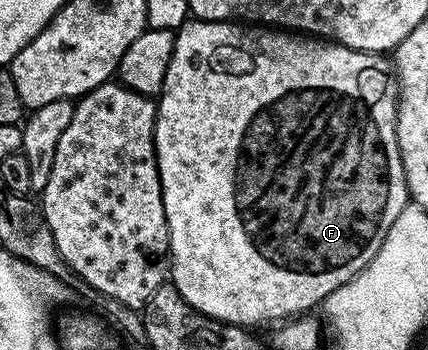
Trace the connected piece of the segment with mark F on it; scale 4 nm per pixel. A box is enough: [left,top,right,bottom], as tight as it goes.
[153,20,411,327]

